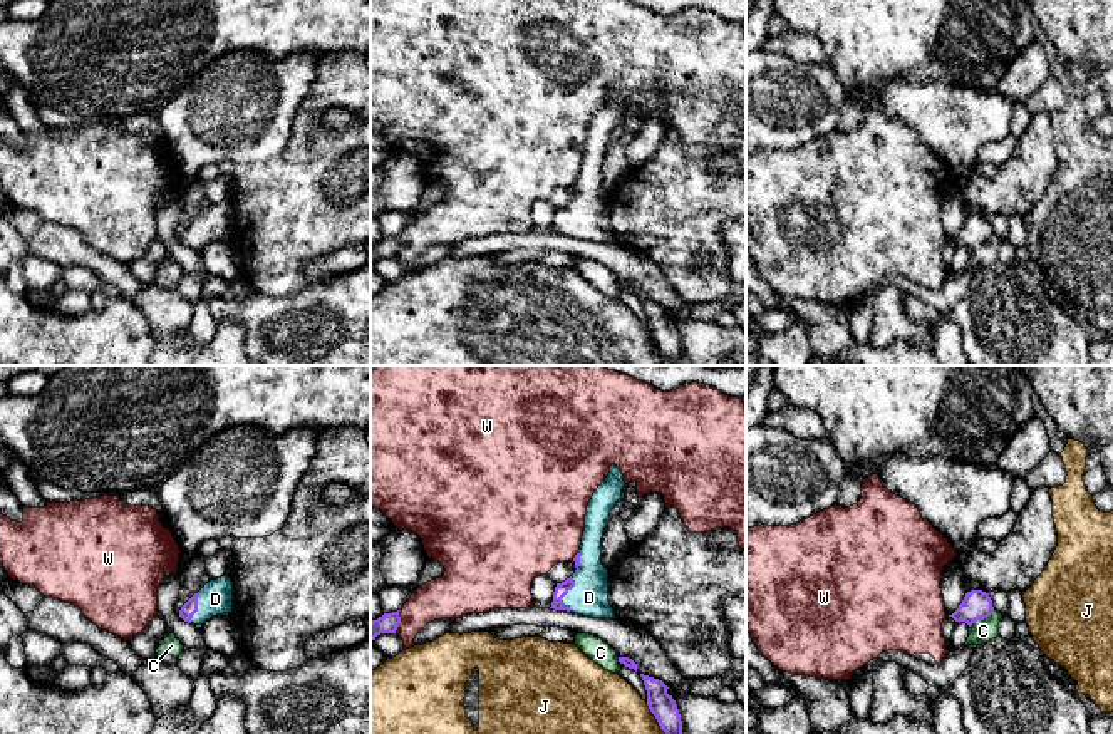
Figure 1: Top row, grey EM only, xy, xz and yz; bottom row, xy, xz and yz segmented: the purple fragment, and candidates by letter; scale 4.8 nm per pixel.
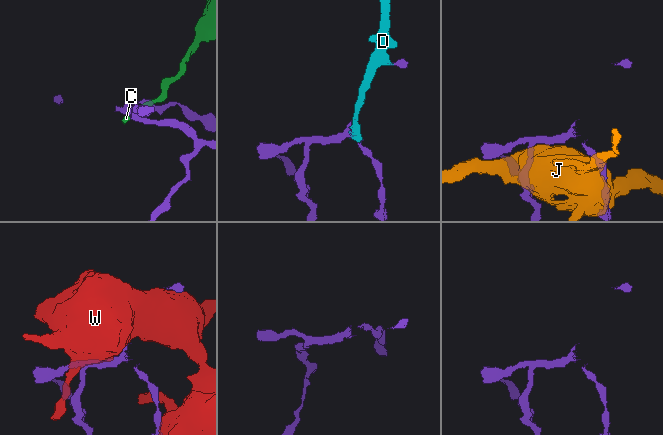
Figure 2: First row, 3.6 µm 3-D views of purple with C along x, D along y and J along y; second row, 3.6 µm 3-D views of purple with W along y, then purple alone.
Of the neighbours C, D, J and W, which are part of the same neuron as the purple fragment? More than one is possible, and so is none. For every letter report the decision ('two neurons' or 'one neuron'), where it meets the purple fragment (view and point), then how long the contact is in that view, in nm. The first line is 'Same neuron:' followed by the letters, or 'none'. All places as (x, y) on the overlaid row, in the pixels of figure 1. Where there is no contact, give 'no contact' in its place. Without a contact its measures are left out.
Same neuron: D
C: two neurons; contact yz (981, 619); length 150 nm
D: one neuron; contact xz (567, 592); length 170 nm
J: two neurons; contact xz (656, 718); length 180 nm
W: two neurons; contact xz (399, 622); length 110 nm

